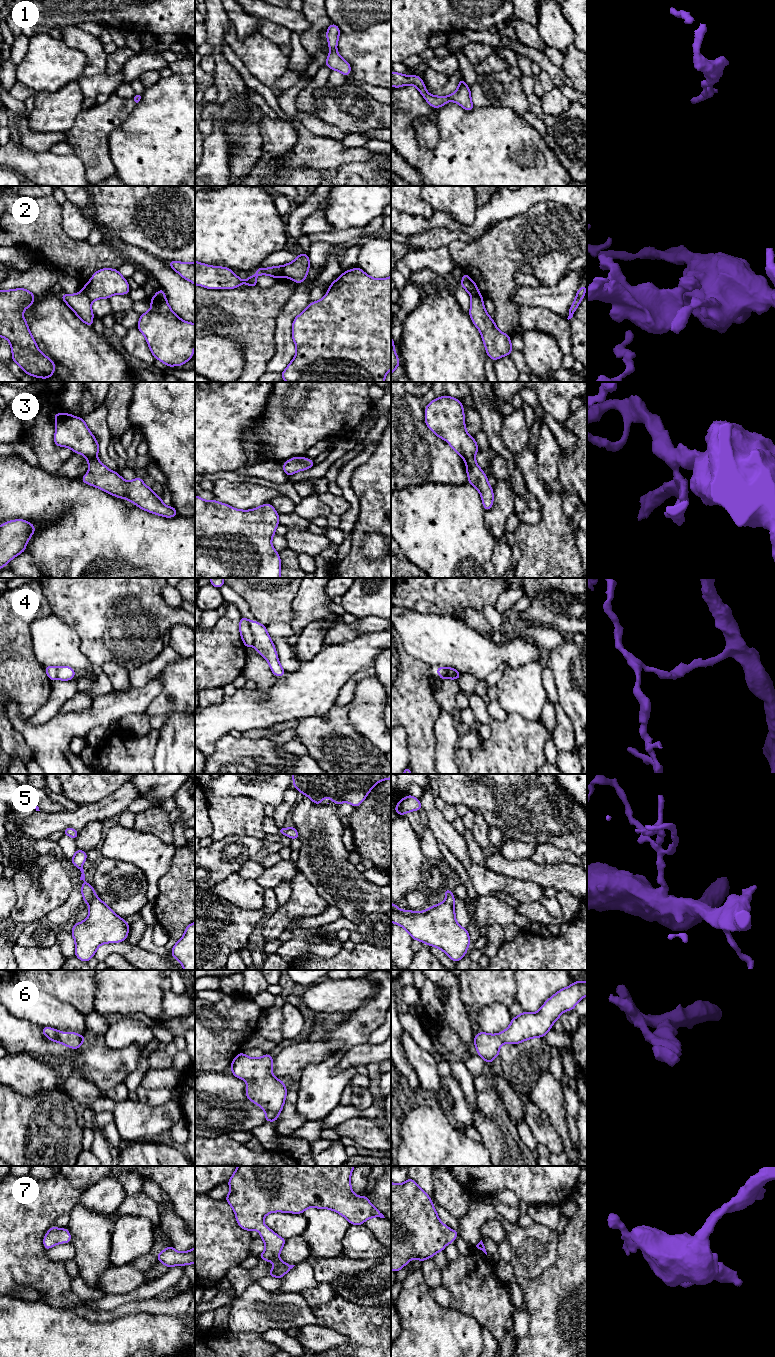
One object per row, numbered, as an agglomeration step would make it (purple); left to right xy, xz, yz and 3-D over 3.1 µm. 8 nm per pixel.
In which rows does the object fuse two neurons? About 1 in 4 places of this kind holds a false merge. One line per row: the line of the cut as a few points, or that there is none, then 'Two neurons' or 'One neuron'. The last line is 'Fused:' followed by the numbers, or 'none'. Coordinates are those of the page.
1: No split. One neuron
2: Split along xy (83, 290), (91, 301). Two neurons
3: Split along xz (285, 465), (299, 465), (302, 469). Two neurons
4: Split along xz (251, 621), (253, 644). Two neurons
5: No split. One neuron
6: No split. One neuron
7: No split. One neuron
Fused: 2, 3, 4

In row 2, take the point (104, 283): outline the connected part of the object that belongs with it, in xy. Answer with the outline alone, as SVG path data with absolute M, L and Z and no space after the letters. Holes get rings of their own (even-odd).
M103 268L92 275L90 281L83 286L83 291L91 301L95 301L109 299L115 294L127 295L130 287L117 269Z

